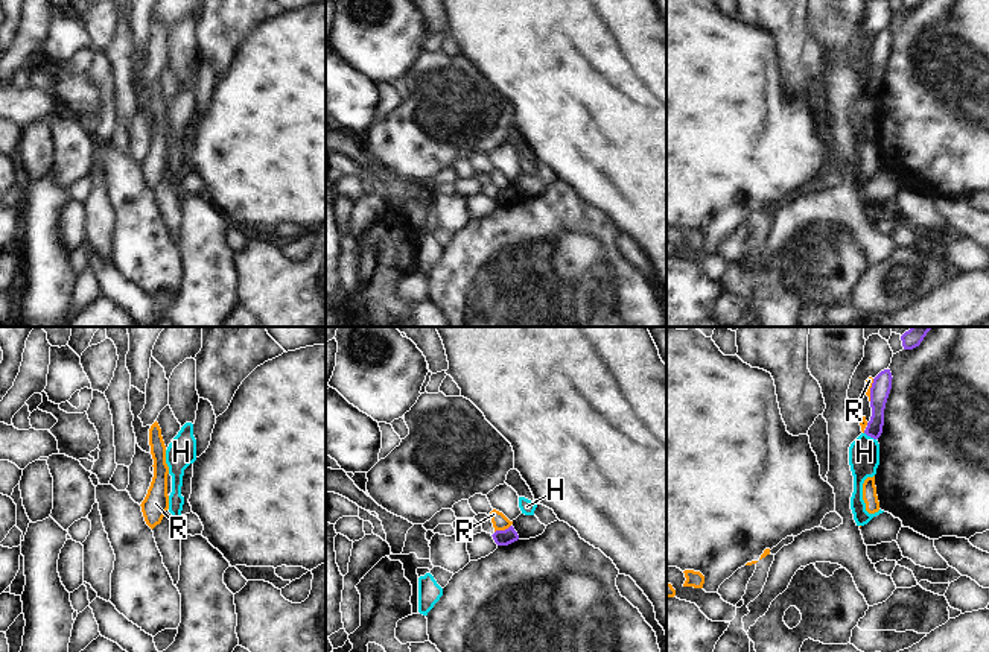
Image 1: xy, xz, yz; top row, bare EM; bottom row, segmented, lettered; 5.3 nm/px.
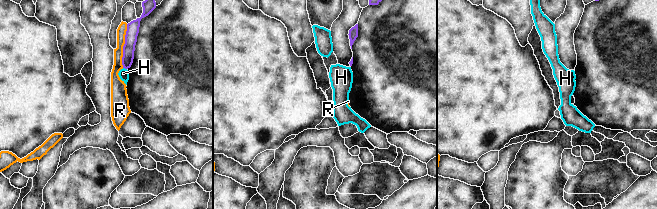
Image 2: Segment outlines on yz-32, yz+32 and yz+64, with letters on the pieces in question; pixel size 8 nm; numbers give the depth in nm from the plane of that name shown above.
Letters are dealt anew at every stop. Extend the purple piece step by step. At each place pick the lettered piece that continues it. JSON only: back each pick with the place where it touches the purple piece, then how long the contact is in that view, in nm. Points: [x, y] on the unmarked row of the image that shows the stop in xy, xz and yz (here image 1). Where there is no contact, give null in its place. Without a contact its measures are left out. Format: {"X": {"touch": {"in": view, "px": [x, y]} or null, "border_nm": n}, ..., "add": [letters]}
{"add": []}

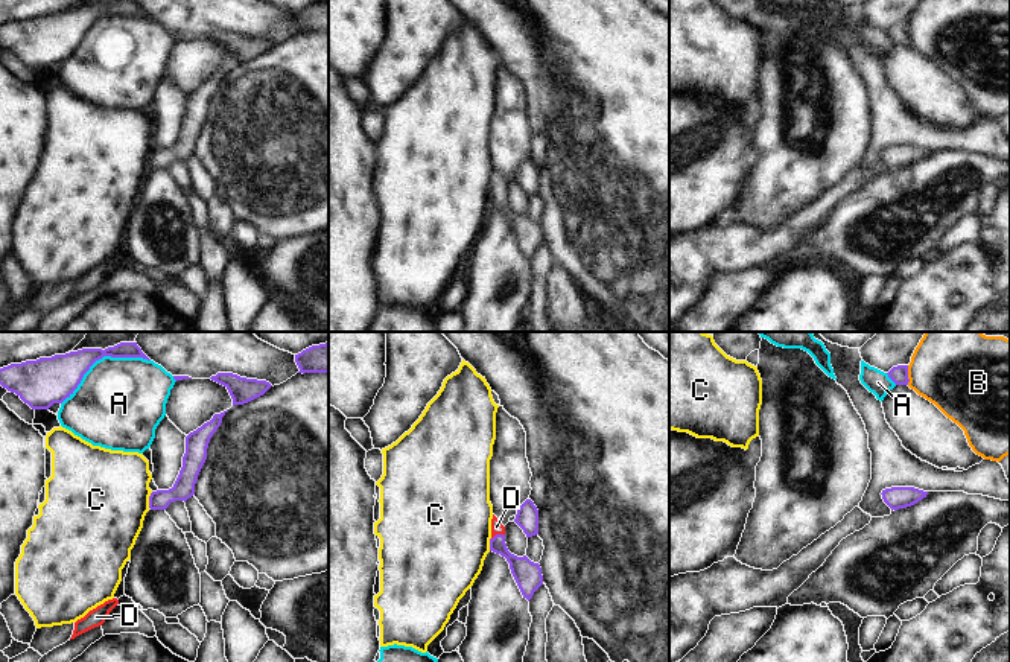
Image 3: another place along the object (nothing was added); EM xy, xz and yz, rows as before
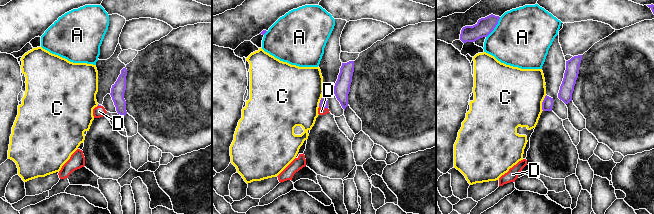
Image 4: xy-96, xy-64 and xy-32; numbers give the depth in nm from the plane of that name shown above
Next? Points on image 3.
{"D": {"touch": {"in": "xz", "px": [498, 194]}, "border_nm": 80}, "add": ["D"]}

